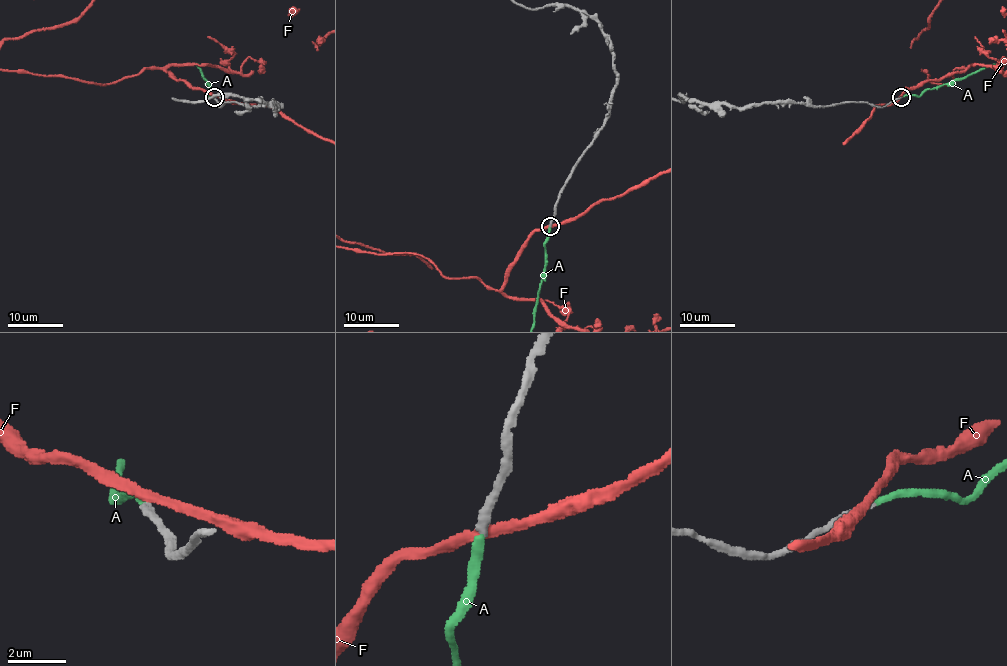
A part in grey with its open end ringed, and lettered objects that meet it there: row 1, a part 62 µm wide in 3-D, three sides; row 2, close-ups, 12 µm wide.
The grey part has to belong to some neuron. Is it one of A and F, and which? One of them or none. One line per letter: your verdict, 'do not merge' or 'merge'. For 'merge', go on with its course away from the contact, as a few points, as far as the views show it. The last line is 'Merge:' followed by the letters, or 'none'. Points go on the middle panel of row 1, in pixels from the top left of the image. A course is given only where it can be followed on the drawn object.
A: merge
F: do not merge
Merge: A

